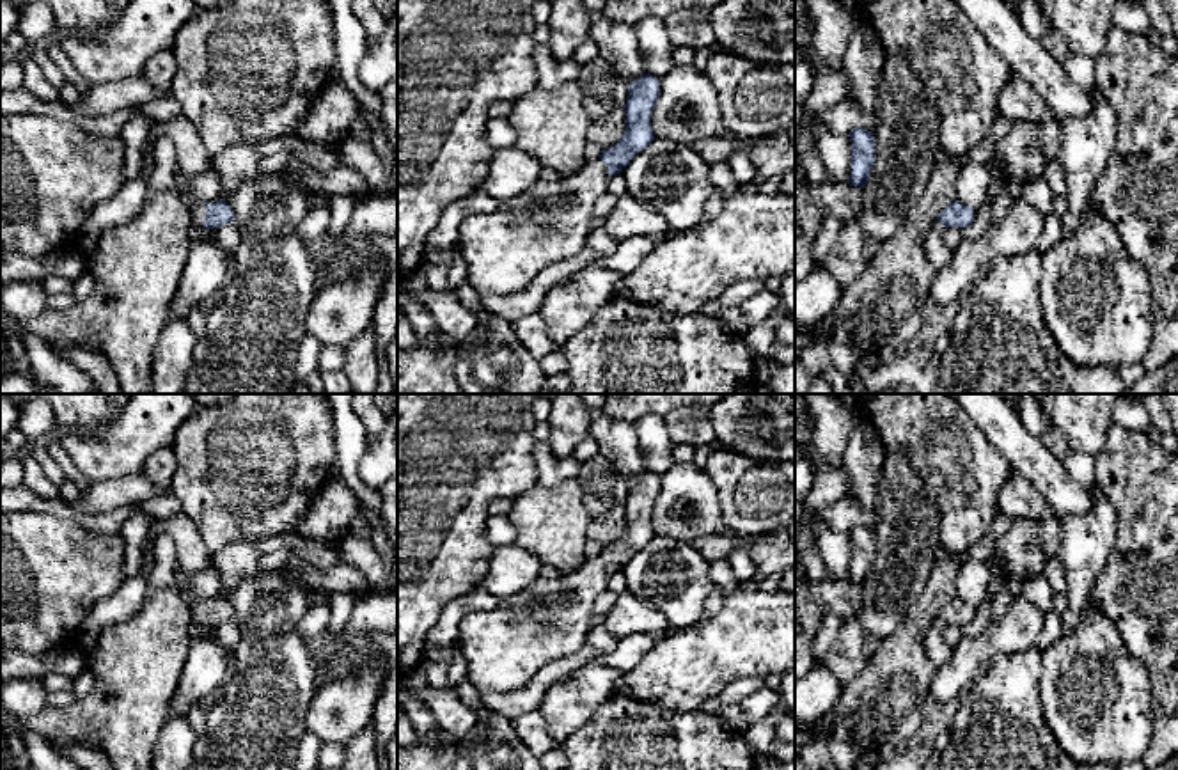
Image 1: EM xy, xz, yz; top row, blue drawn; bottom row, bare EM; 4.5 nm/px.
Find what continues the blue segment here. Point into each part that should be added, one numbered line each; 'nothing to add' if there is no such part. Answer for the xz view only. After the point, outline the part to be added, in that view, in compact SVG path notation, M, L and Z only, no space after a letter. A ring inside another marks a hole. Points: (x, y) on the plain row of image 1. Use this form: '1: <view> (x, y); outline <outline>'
1: xz (506, 646); outline M587 559L580 570L552 578L538 577L527 589L502 598L491 610L472 612L458 630L467 680L479 690L518 690L546 664L575 655L587 640L596 598L609 589L609 564Z

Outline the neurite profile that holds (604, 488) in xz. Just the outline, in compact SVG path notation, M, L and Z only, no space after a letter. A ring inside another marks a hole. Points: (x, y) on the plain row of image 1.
M600 452L578 465L577 481L580 483L582 499L591 518L598 518L626 502L626 479Z

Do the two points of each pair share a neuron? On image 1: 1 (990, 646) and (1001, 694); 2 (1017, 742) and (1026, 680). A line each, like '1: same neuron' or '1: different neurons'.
1: different neurons
2: same neuron

